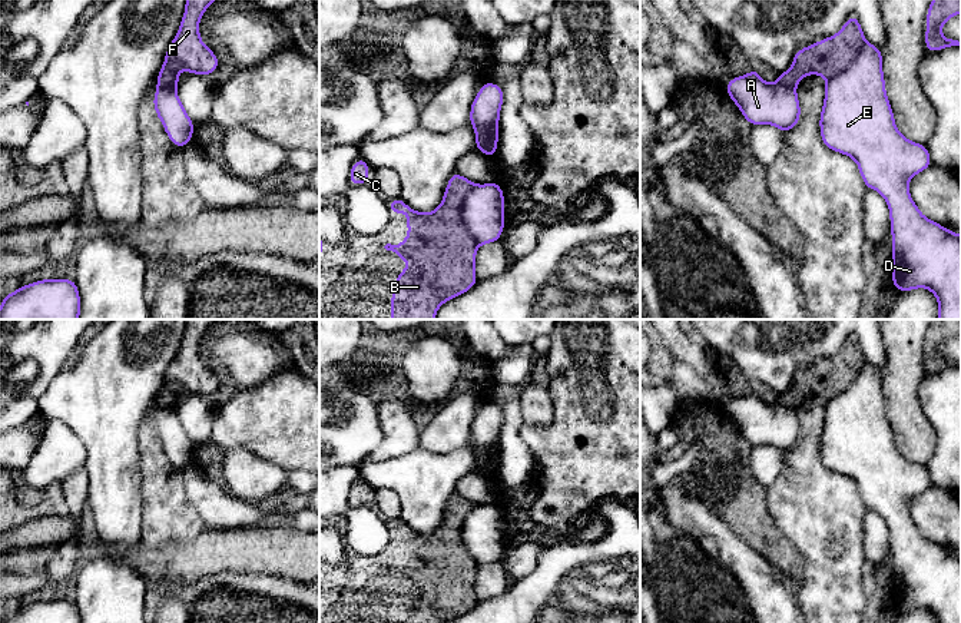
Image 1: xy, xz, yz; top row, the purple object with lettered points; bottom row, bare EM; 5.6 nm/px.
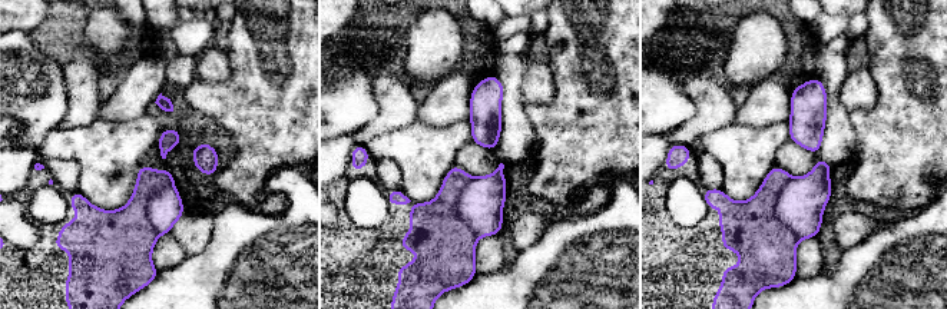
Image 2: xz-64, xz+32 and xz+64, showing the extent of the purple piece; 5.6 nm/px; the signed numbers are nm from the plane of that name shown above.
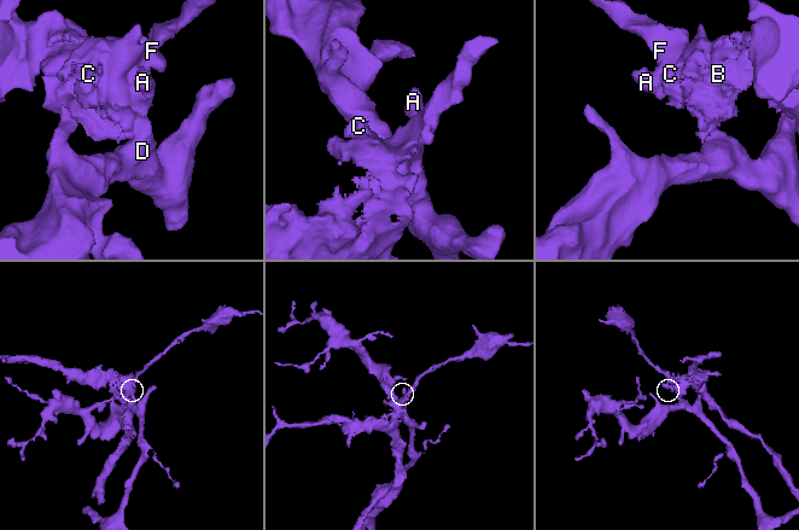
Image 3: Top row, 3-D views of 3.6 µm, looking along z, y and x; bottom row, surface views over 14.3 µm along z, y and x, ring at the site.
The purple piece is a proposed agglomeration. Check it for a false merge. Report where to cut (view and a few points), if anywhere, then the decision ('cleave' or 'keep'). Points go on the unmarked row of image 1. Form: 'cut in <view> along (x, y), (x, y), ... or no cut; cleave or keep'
cut in xz along (474, 506), (463, 522), (461, 543), (479, 564); cleave

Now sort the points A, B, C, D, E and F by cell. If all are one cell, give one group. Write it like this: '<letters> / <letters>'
A D E / B C F

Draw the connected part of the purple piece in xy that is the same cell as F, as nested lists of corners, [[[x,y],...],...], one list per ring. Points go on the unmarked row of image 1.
[[[186,319],[185,334],[178,355],[170,362],[165,384],[156,398],[159,408],[176,408],[180,402],[178,390],[202,398],[213,394],[219,387],[218,377],[202,364],[199,341],[206,329],[218,319]]]

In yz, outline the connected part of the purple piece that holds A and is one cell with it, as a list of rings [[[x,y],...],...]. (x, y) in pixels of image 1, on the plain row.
[[[758,388],[745,397],[735,397],[725,405],[732,422],[738,425],[750,447],[773,445],[782,454],[801,441],[801,425],[795,408],[766,404]]]

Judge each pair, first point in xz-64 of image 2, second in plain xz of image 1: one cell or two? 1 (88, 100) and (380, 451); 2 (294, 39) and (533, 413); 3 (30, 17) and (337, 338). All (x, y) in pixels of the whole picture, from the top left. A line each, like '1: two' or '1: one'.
1: one
2: two
3: one

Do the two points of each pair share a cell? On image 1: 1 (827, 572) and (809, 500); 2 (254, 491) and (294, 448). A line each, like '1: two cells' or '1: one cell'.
1: one cell
2: two cells

